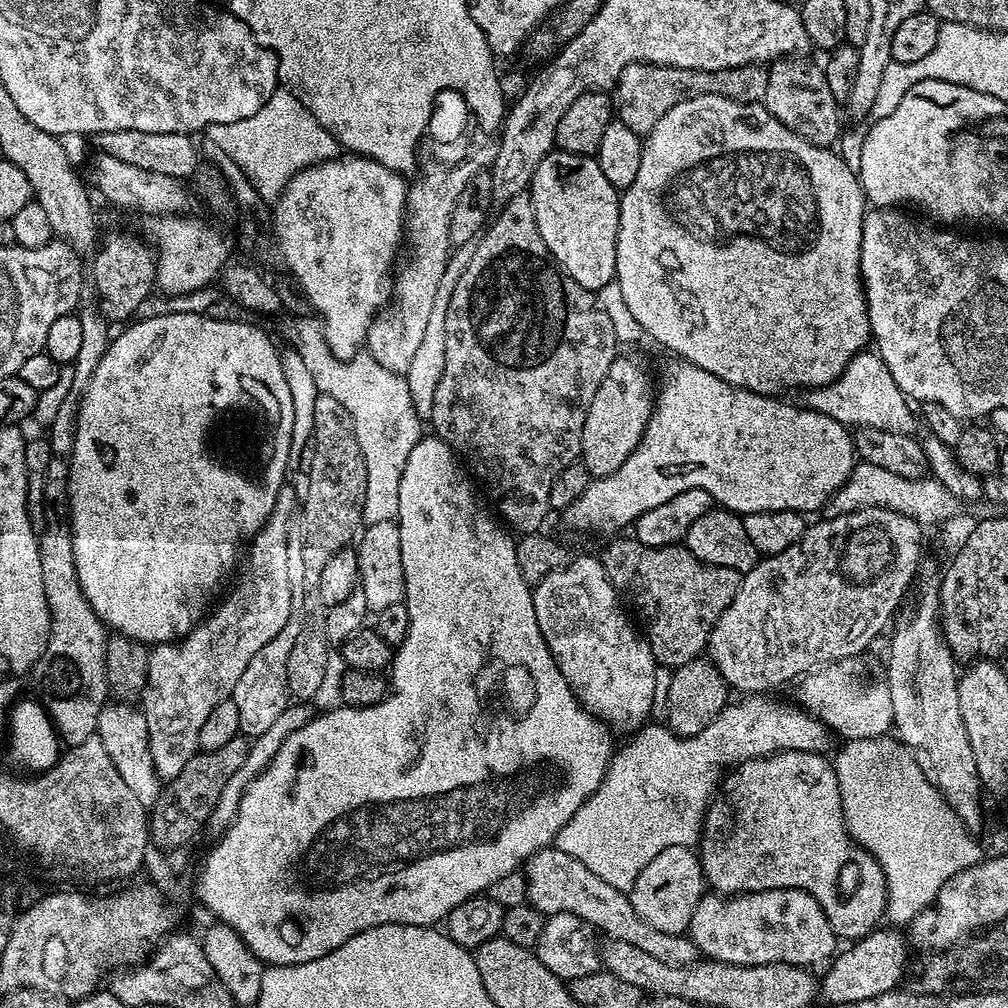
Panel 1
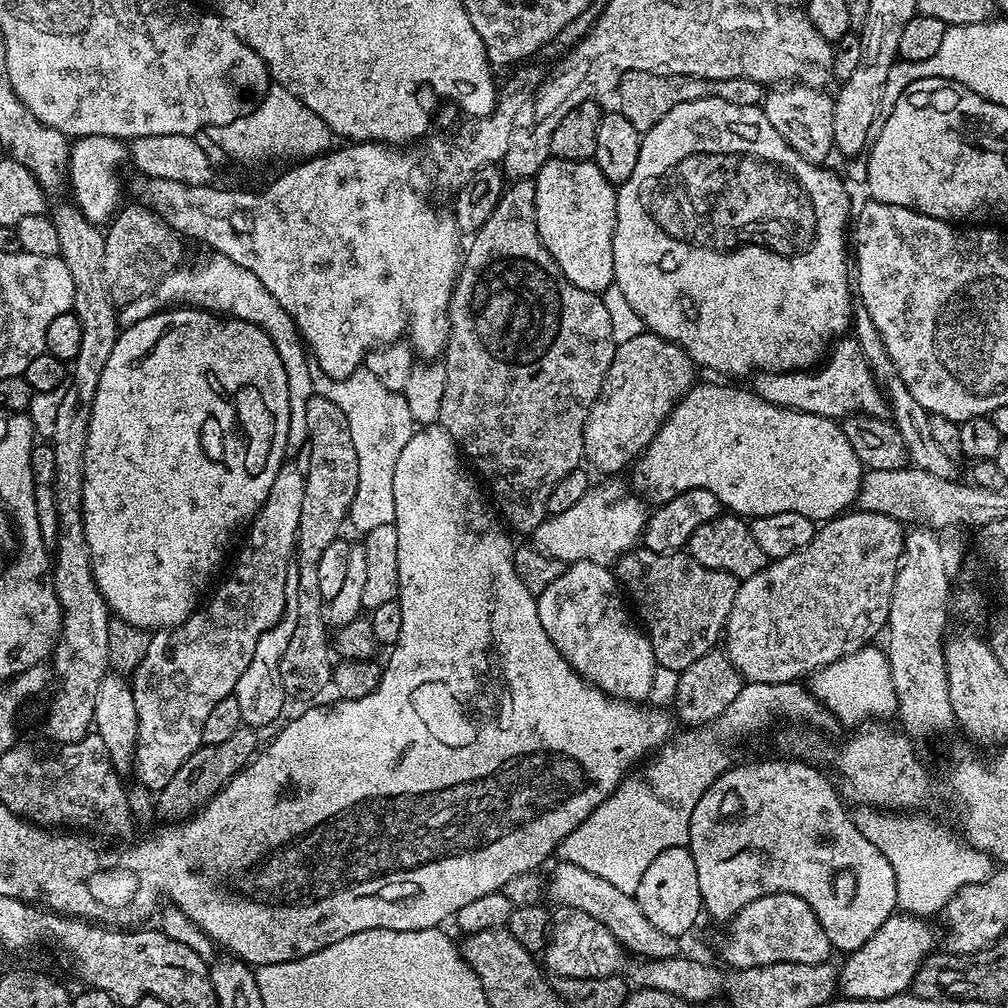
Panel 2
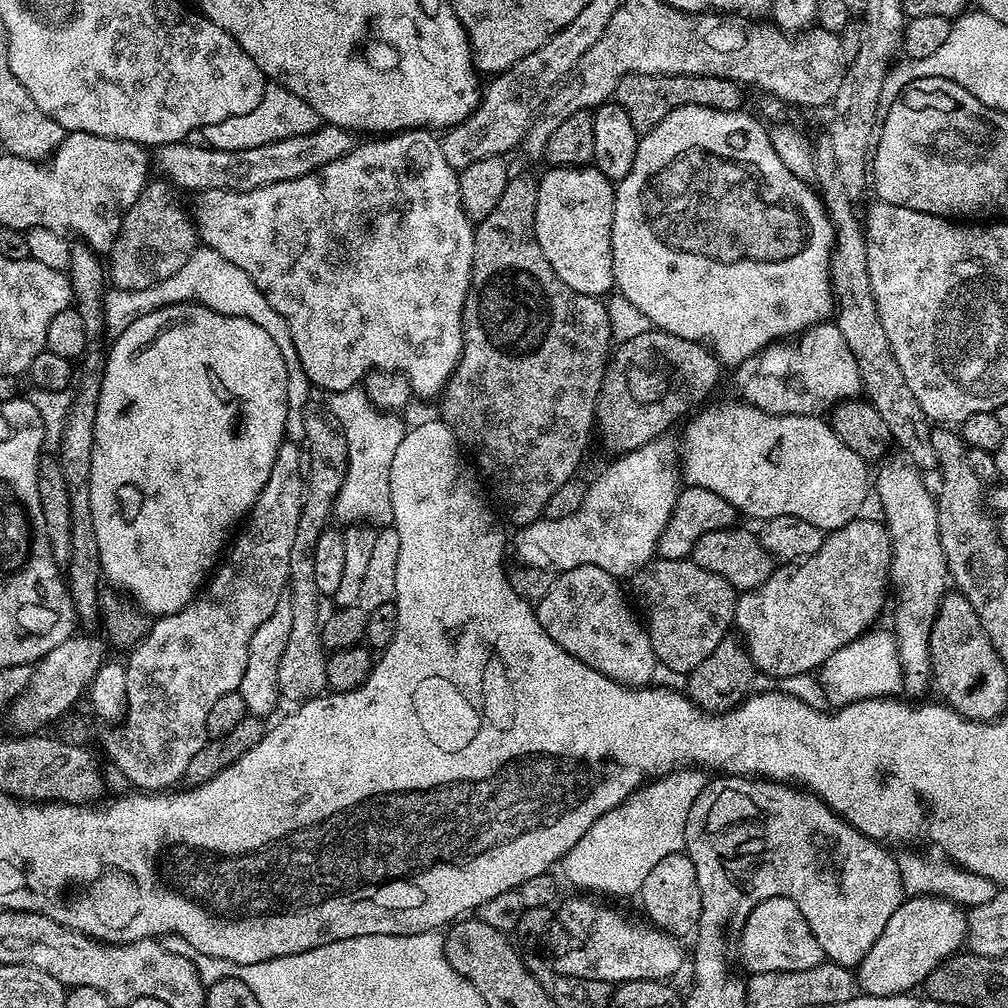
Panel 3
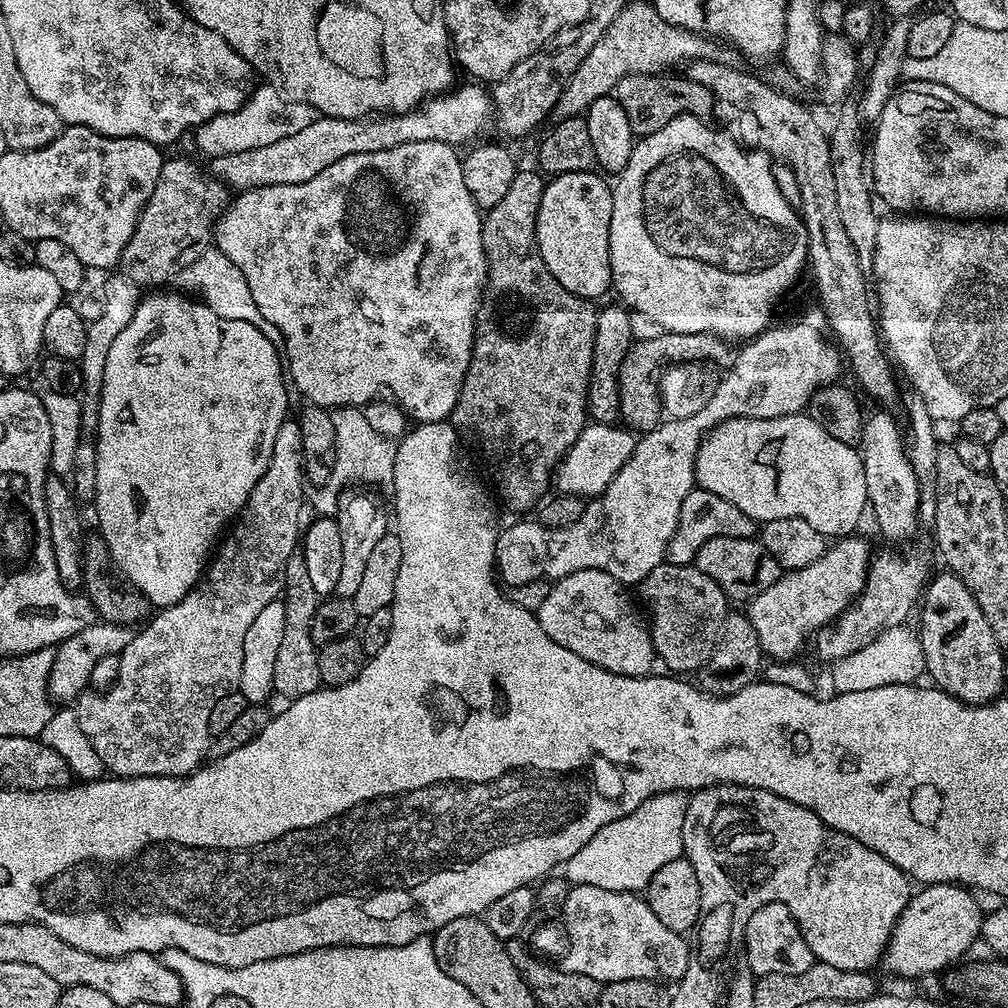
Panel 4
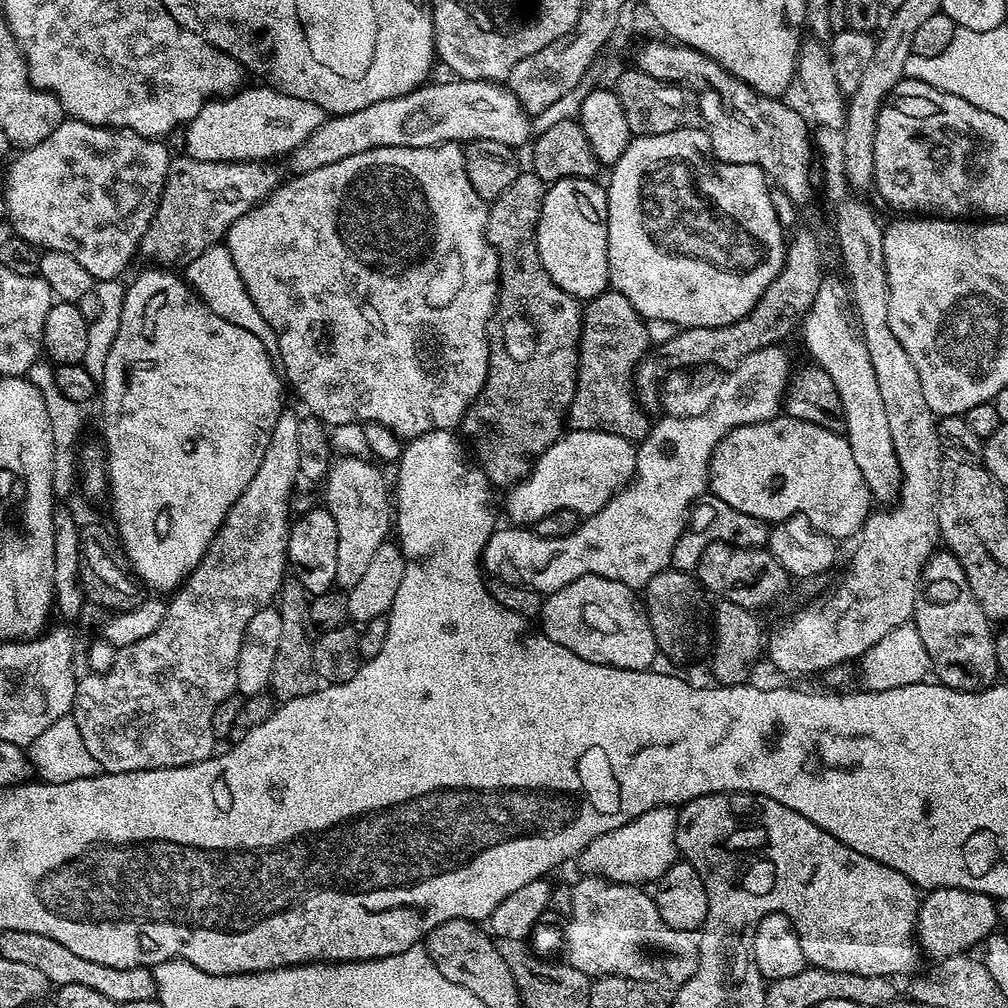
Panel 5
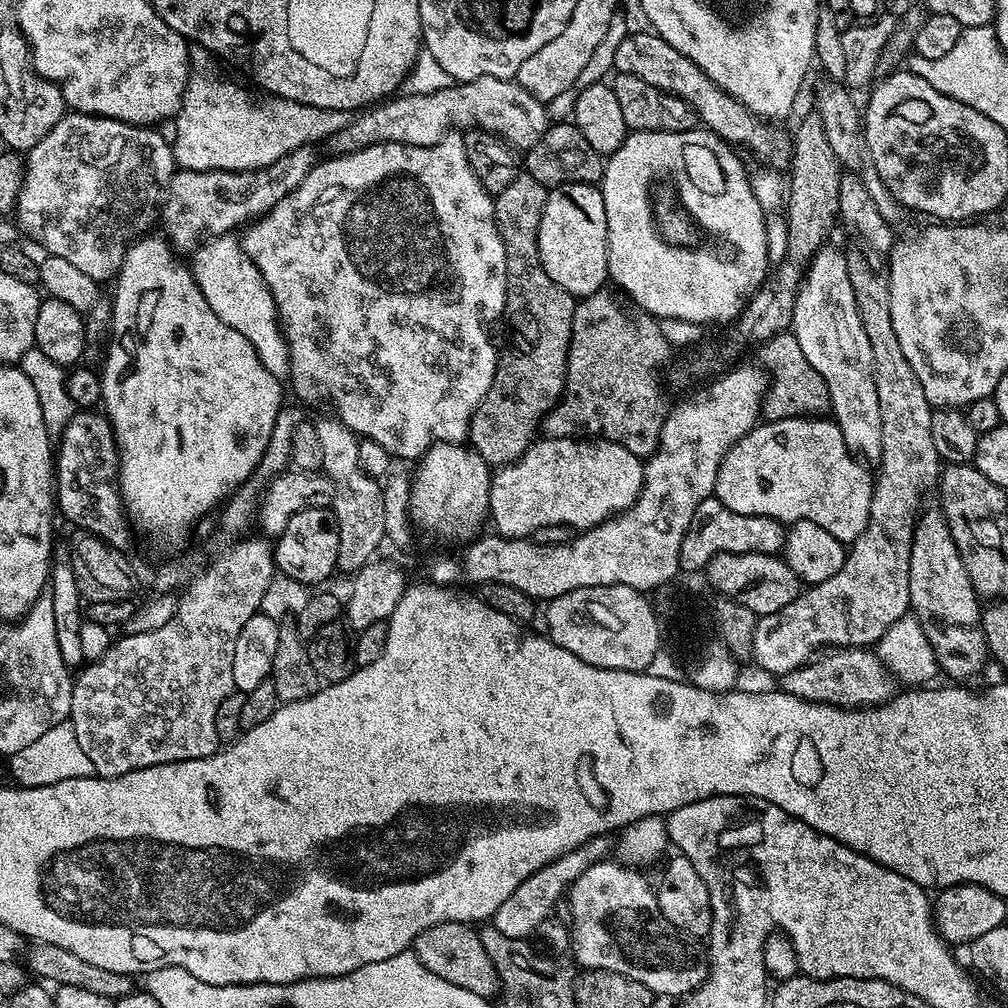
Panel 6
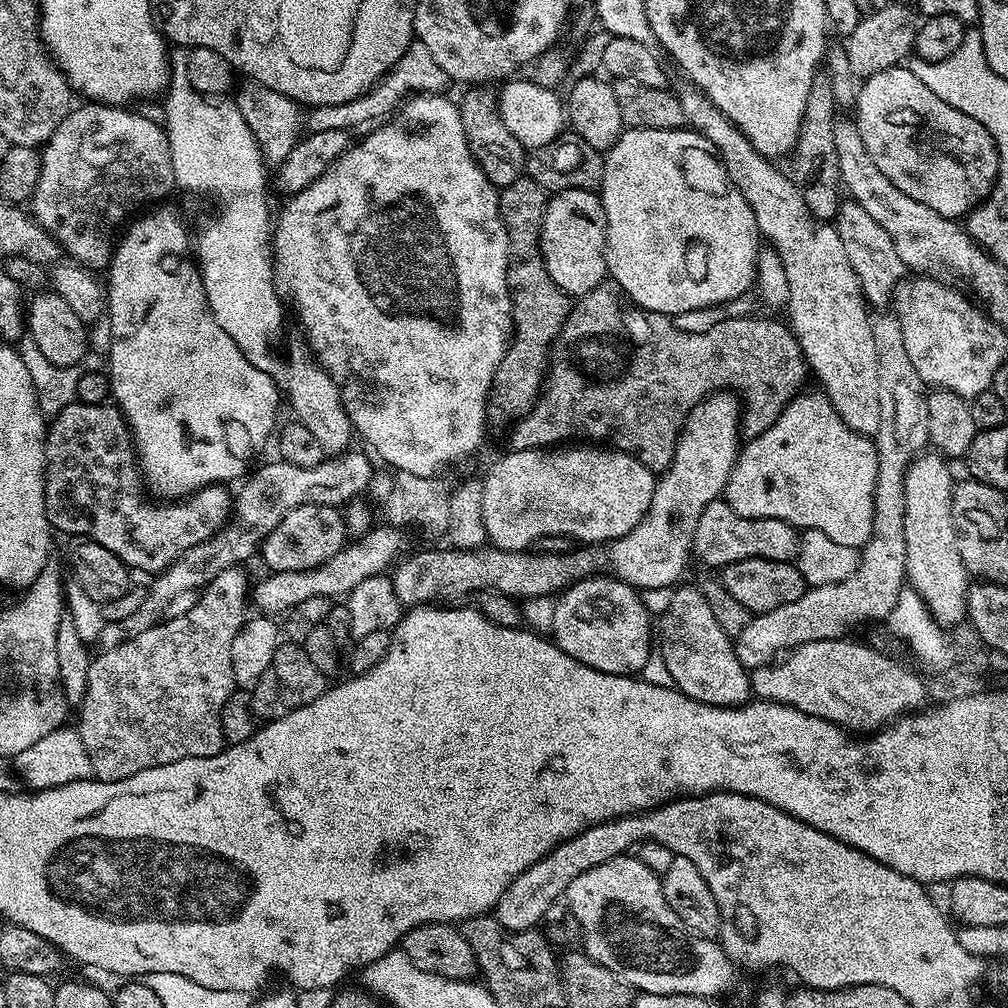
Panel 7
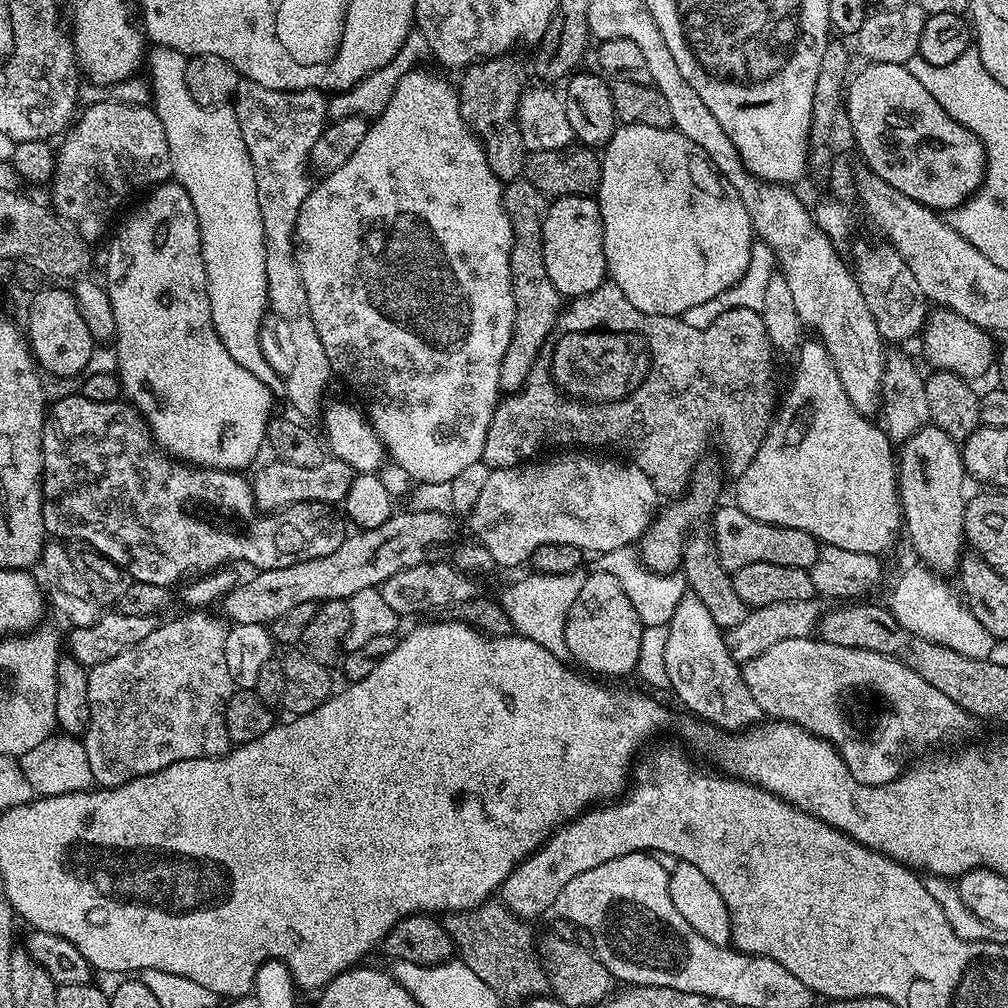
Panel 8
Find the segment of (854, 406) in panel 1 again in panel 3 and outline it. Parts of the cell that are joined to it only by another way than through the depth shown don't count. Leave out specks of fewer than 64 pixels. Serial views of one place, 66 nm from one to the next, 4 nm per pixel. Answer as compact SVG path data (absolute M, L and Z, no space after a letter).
M834 322L816 324L813 328L799 333L787 342L777 342L763 348L758 354L746 358L746 362L735 365L736 392L745 404L753 404L758 410L775 416L815 416L827 413L843 400L854 400L861 395L862 378L842 330Z

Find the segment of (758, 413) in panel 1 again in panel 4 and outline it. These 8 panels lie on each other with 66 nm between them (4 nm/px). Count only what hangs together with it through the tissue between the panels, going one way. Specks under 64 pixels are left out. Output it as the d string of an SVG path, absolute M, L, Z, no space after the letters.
M807 414L730 418L714 426L696 455L696 484L734 502L752 520L802 518L826 538L853 535L870 504L859 451L826 434Z

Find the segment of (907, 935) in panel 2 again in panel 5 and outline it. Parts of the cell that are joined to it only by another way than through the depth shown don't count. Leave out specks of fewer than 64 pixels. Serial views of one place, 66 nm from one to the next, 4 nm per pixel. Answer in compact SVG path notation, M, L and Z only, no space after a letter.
M933 888L921 899L920 909L916 911L916 943L927 957L933 956L932 960L937 962L950 955L967 953L975 944L983 945L997 931L996 924L996 901L991 896L961 888Z

